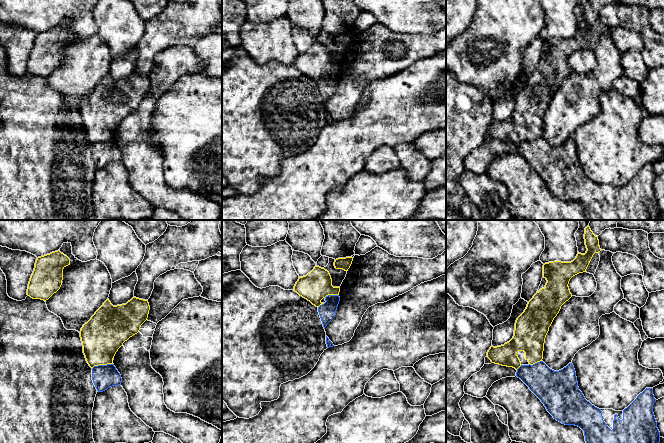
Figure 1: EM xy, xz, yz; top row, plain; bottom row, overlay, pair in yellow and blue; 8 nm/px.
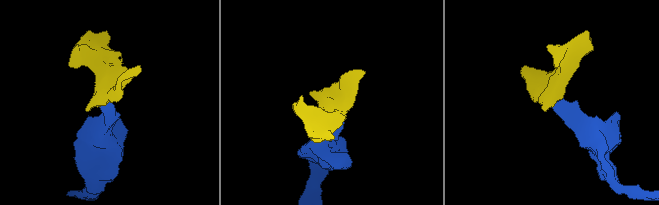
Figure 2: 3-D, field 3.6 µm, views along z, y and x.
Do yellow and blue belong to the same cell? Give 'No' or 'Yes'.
No

